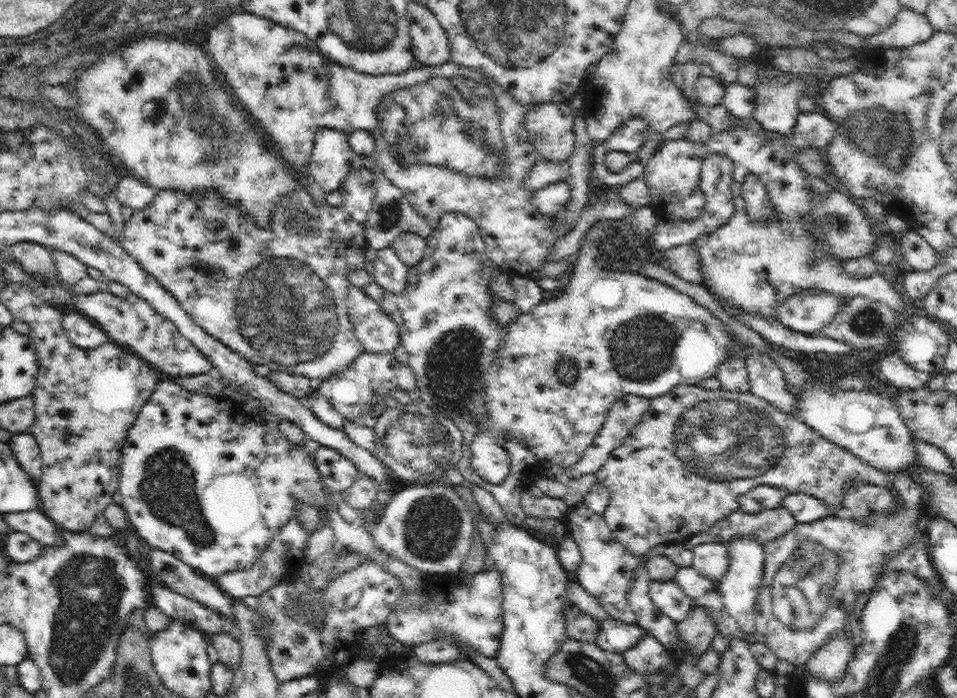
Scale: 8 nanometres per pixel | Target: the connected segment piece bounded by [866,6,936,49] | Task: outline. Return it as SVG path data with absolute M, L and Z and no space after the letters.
M900 8L898 16L888 24L888 28L880 34L866 36L871 46L880 49L901 49L932 38L936 30L930 24L925 14L914 12L909 8Z

